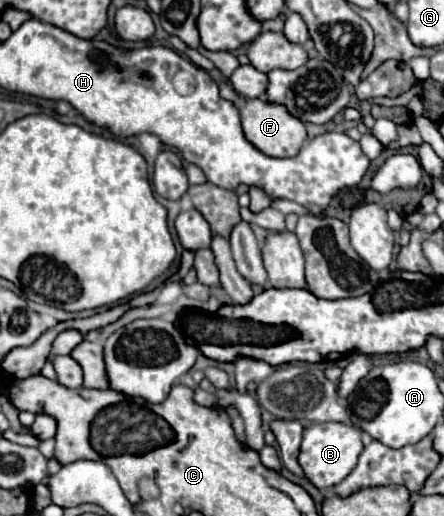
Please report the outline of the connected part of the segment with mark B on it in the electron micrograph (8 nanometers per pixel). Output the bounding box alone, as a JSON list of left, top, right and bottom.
[299,423,363,491]

